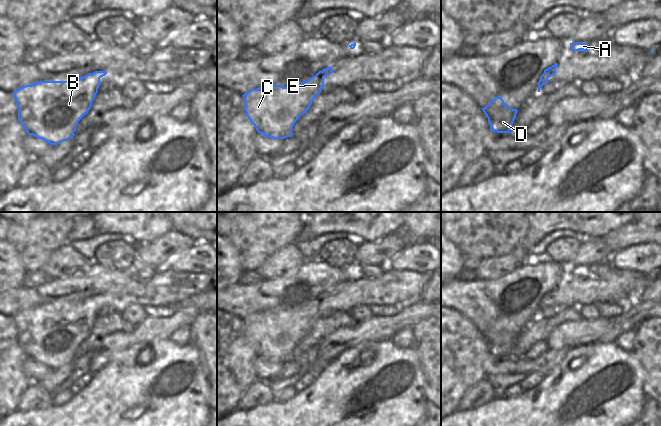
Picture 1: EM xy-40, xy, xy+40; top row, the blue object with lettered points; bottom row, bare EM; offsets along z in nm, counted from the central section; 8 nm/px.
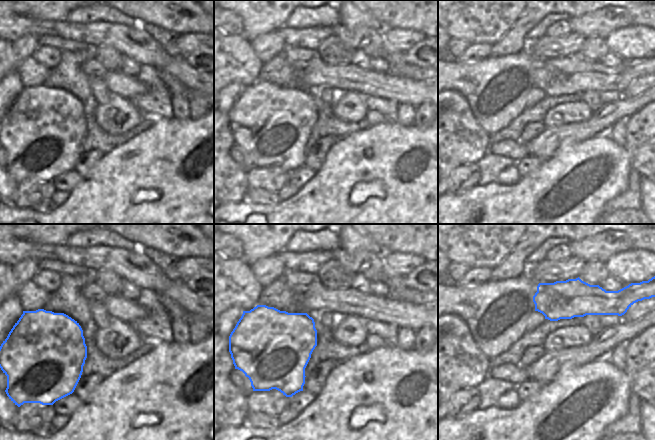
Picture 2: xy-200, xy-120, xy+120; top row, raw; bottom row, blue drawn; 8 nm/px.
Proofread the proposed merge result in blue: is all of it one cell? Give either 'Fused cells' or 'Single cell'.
Fused cells.

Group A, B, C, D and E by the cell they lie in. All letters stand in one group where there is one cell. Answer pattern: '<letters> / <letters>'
A / B C D E

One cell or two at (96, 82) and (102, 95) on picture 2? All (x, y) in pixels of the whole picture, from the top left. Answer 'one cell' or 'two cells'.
one cell

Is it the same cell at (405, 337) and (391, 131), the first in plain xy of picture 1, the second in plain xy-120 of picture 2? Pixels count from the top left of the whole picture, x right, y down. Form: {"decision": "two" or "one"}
{"decision": "two"}

